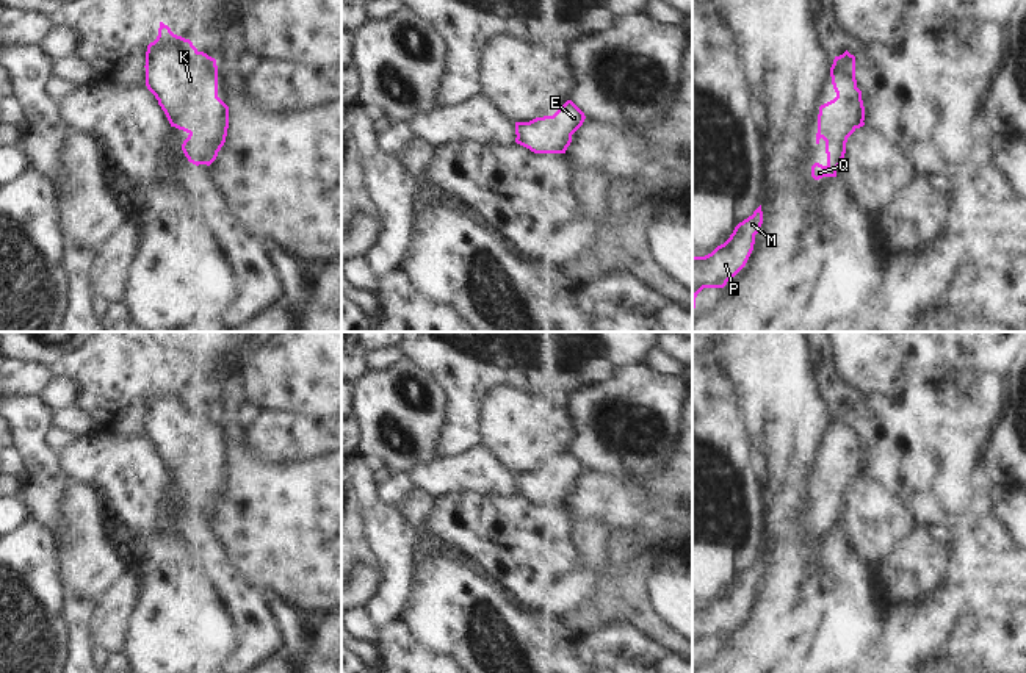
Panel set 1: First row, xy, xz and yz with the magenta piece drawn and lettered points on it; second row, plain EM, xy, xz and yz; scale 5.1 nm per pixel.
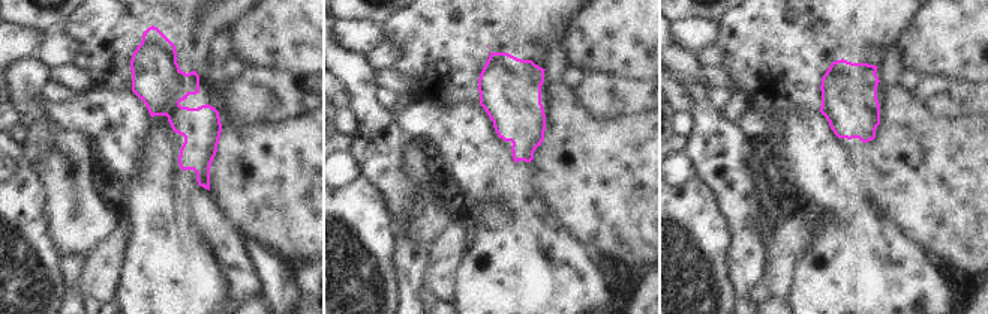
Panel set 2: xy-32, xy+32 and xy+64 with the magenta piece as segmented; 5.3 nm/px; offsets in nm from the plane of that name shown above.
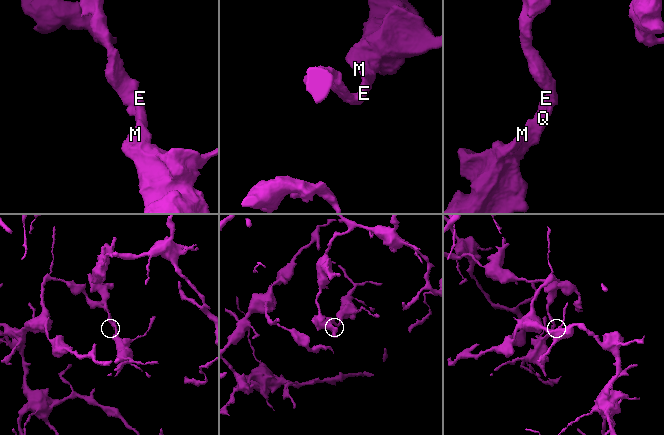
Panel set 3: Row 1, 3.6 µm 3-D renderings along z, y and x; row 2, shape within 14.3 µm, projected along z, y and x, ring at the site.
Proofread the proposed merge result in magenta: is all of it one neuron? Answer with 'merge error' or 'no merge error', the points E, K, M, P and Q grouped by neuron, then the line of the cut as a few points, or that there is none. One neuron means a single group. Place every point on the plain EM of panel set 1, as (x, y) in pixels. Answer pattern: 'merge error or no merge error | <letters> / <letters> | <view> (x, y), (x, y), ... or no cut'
no merge error | E K M P Q | no cut

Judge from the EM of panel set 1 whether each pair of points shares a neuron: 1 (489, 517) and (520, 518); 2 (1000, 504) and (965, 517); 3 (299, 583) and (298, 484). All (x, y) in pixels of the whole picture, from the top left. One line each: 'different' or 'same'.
1: same
2: different
3: same

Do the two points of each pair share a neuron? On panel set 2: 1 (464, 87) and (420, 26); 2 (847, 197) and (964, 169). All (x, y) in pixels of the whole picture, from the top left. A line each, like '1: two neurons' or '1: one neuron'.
1: one neuron
2: two neurons

